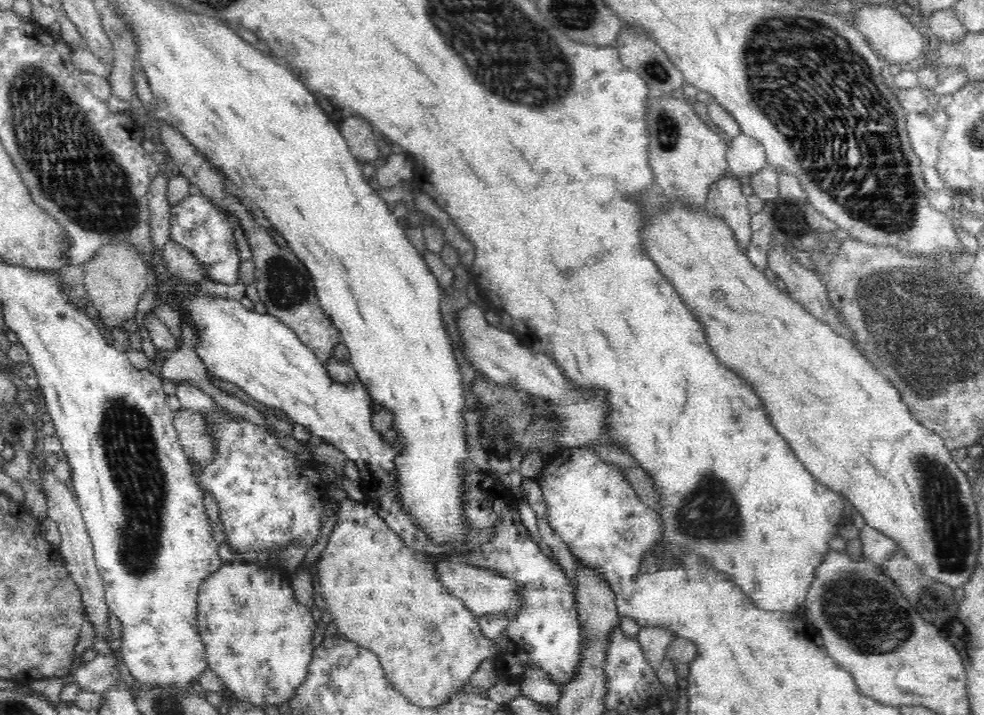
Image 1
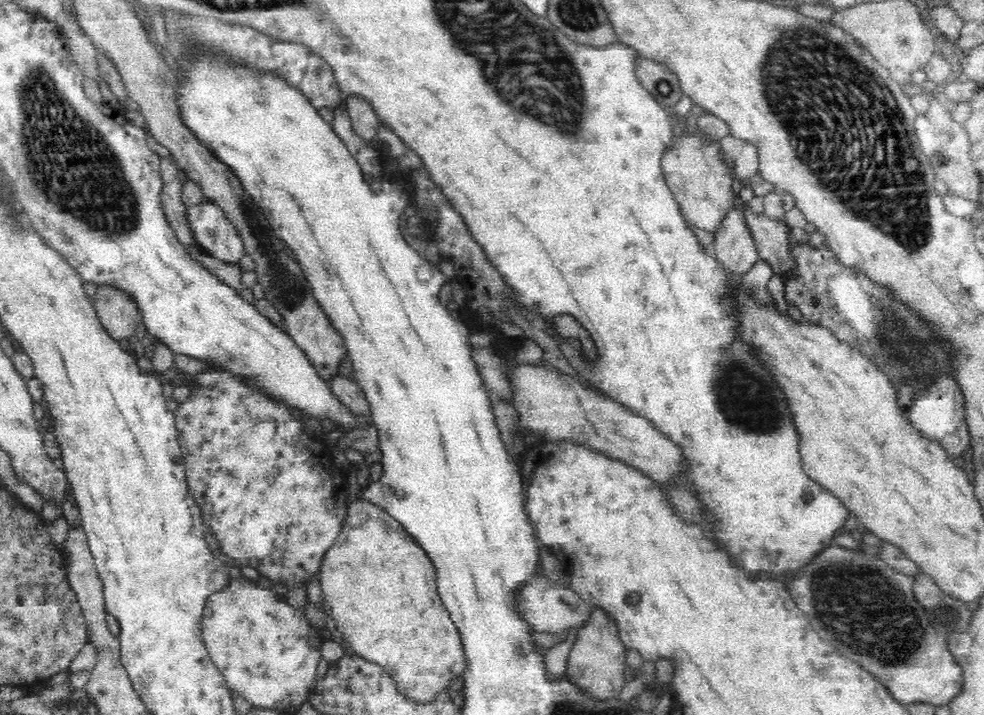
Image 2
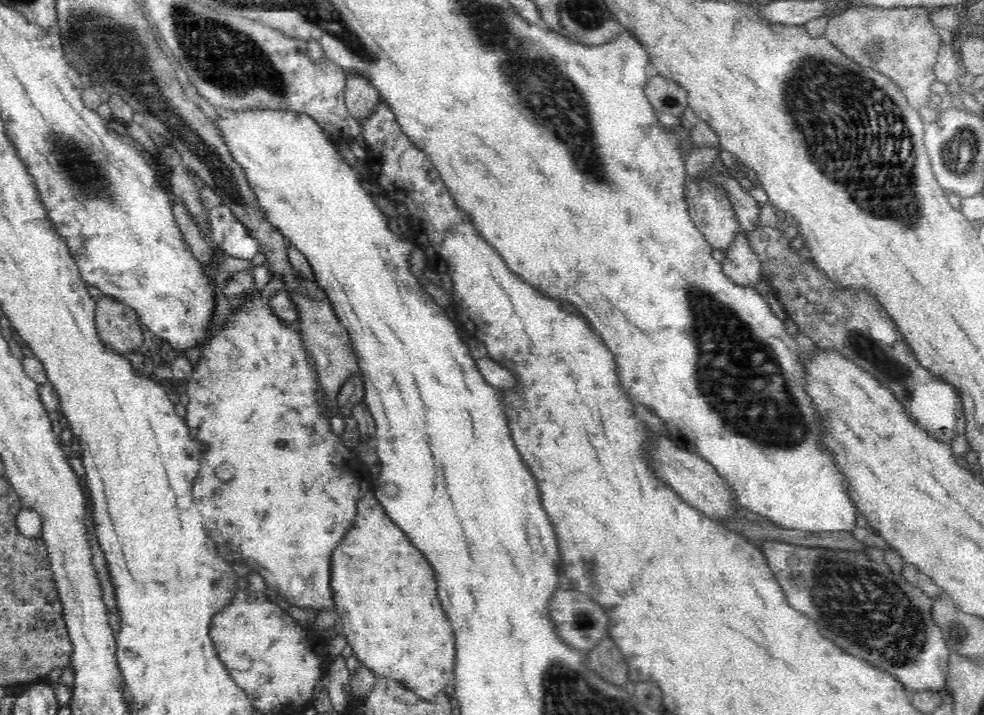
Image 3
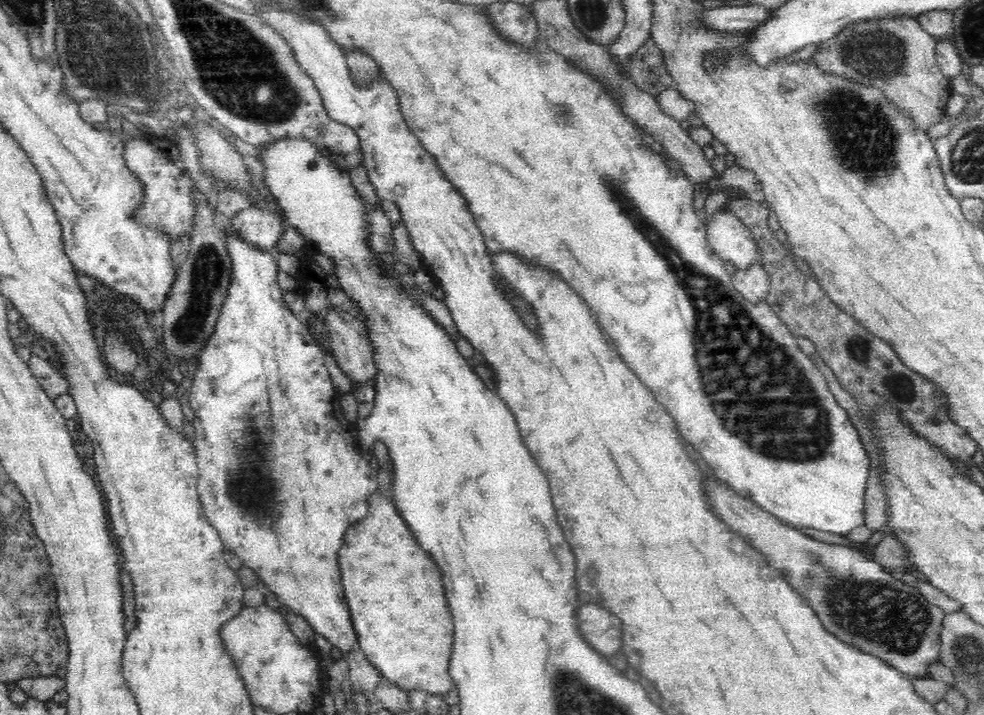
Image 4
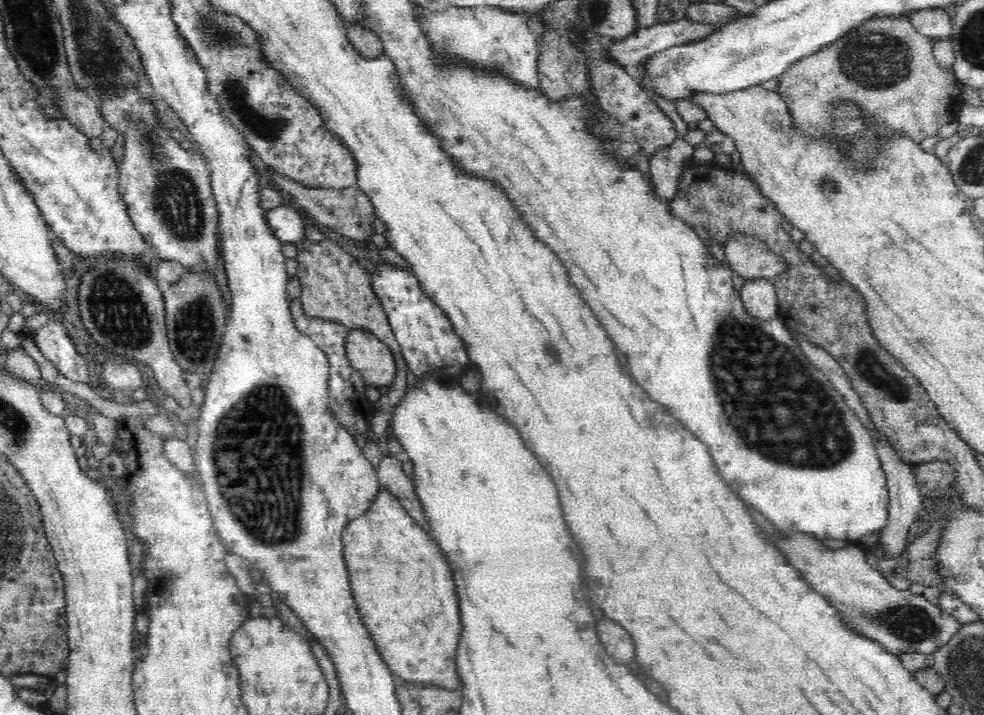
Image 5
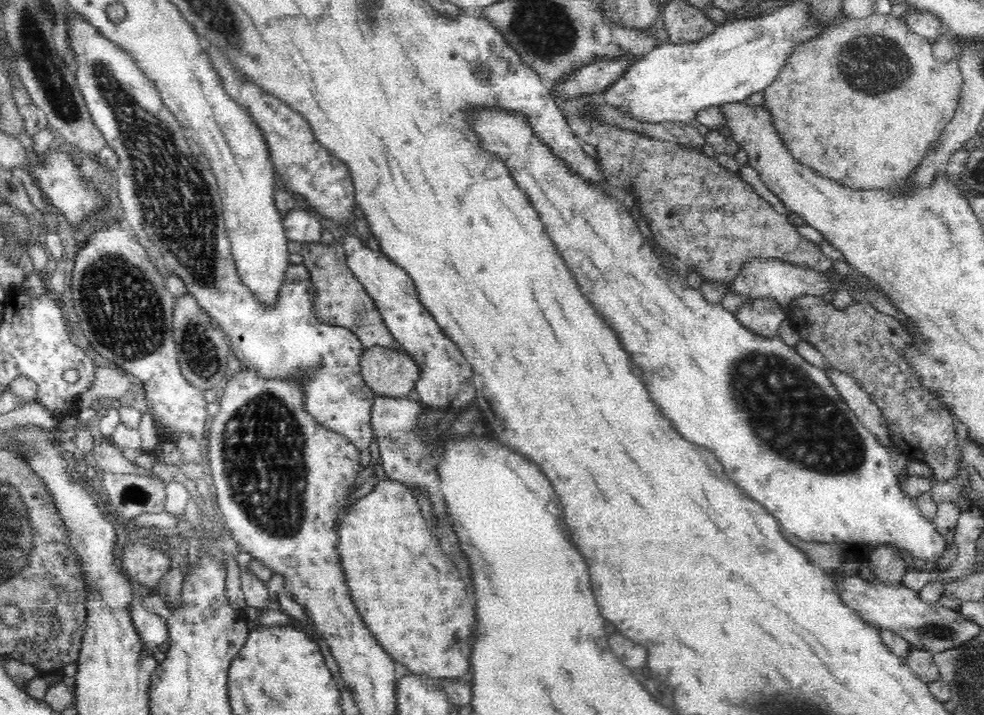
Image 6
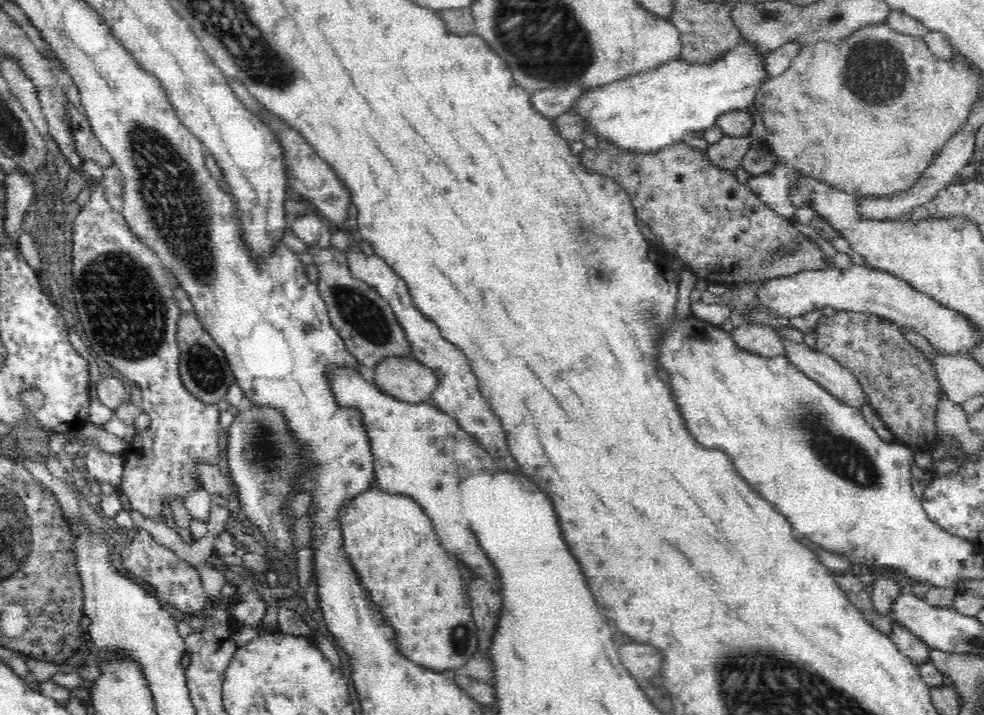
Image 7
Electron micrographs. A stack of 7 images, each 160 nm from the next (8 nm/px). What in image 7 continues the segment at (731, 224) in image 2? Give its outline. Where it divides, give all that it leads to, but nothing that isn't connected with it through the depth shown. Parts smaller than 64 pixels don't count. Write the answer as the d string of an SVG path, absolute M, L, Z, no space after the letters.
M744 323L733 330L731 337L734 345L745 353L768 359L784 355L784 345L778 339L778 333L770 327Z

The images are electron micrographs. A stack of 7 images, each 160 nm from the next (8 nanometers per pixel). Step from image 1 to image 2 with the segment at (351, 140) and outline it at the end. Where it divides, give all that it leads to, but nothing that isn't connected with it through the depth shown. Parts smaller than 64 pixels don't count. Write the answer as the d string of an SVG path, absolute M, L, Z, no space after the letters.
M359 94L349 95L344 104L348 111L352 126L367 143L371 144L376 139L377 130L380 124L378 115L373 106Z

